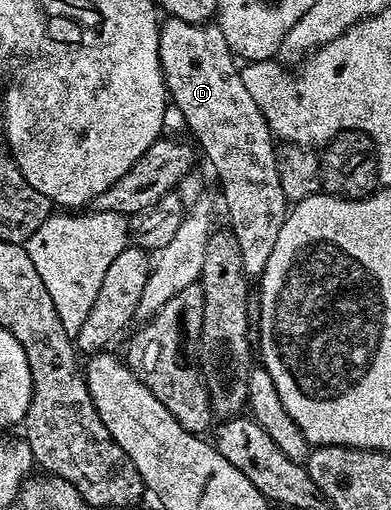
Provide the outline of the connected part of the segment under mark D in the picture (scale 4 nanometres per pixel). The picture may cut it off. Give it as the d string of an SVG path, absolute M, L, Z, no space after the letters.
M169 18L160 25L160 30L159 62L161 73L165 76L168 99L172 107L178 108L183 114L184 127L193 131L193 136L201 143L210 166L217 171L221 196L225 199L225 212L229 215L227 224L239 242L243 272L246 277L260 278L267 266L267 258L271 258L271 250L275 250L279 230L283 230L287 215L283 186L279 186L279 166L273 131L269 128L267 118L263 118L263 110L255 106L255 98L251 98L247 86L243 86L238 61L227 46L227 38L223 38L223 30L216 23L192 24Z

